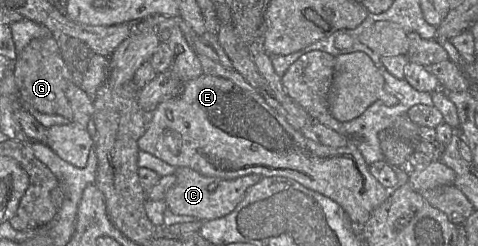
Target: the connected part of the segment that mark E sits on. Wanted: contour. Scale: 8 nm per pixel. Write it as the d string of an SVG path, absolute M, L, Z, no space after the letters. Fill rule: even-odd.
M204 73L197 78L184 83L181 93L177 97L160 103L149 114L147 117L147 130L138 140L138 147L141 151L150 153L171 166L176 168L190 168L205 176L231 180L250 174L259 174L262 177L280 176L293 179L310 190L316 191L338 203L355 227L362 227L368 221L371 213L382 203L384 203L390 195L390 190L379 183L378 180L370 173L369 164L365 161L357 147L351 142L348 146L333 148L310 140L309 138L303 136L300 131L294 129L288 121L286 121L283 116L272 108L268 104L267 100L257 91L244 90L230 80L217 76L206 75Z

